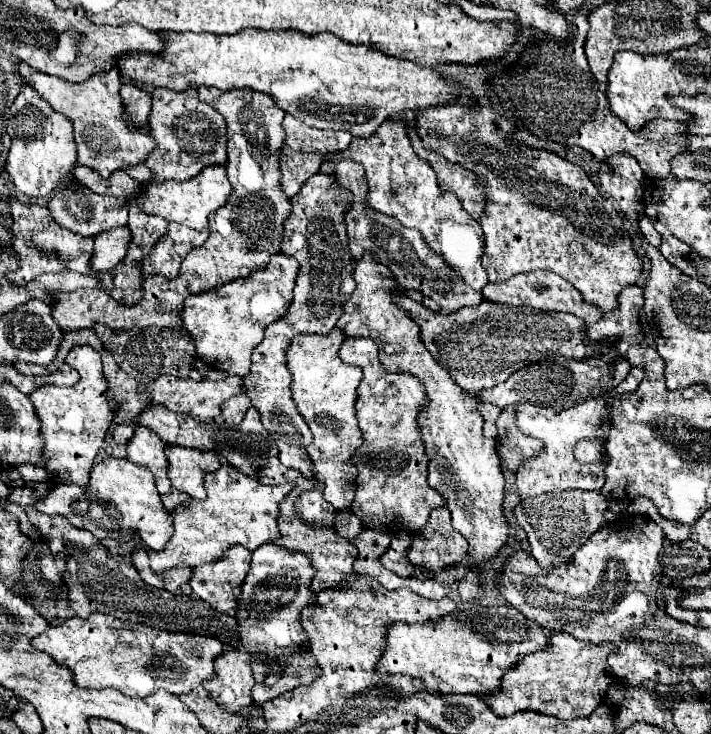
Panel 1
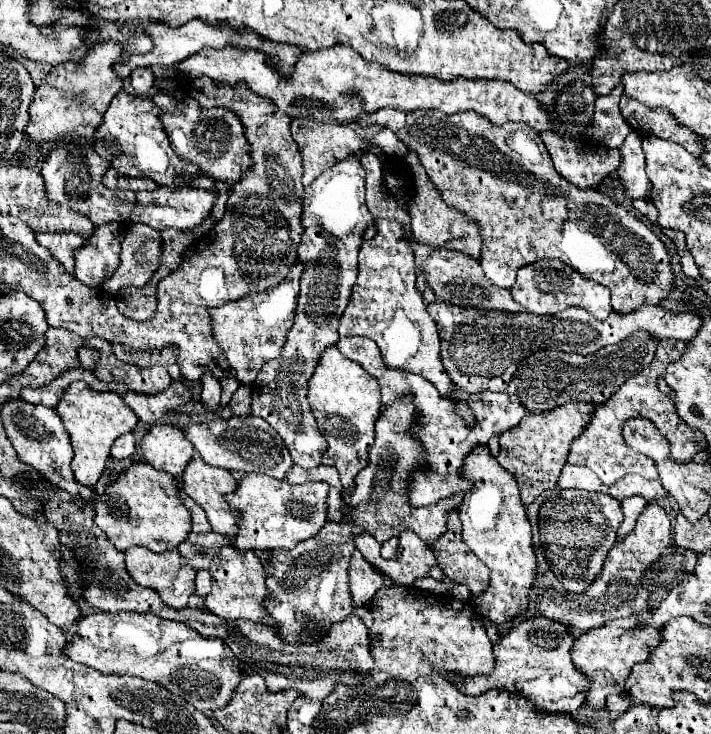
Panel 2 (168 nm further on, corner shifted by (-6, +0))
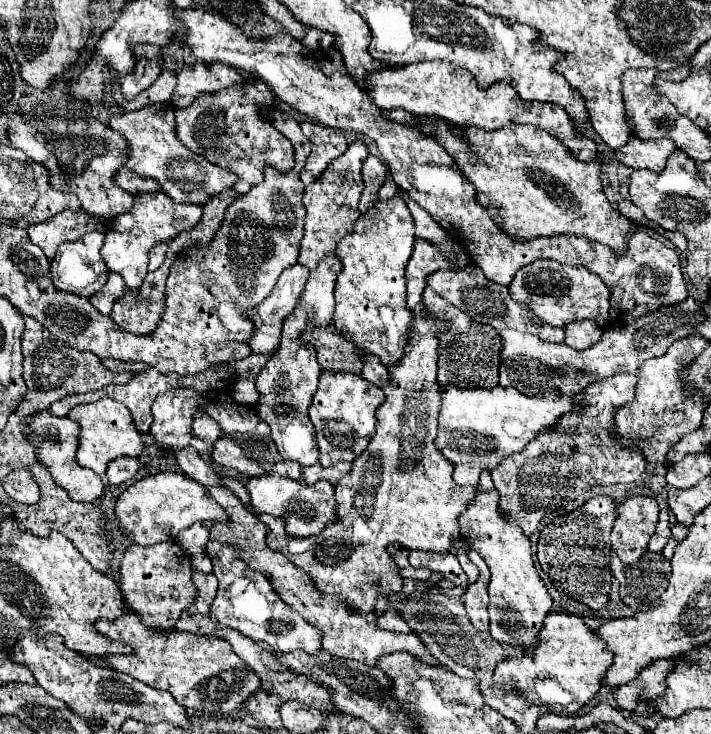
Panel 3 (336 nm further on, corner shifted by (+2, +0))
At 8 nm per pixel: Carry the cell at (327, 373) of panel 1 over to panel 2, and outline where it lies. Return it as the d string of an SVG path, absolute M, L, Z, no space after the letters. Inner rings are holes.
M330 345L320 355L314 375L308 383L308 403L316 415L320 433L328 441L328 449L322 455L322 465L338 469L342 483L342 497L348 497L354 489L354 477L364 465L368 465L368 451L374 445L374 423L380 415L380 385L368 375L356 361L346 359L336 345Z

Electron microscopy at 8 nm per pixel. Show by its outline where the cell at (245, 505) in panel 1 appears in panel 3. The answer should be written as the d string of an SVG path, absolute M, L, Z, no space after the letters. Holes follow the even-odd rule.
M264 475L264 477L250 479L246 483L246 489L250 491L252 507L258 513L270 513L274 517L284 517L286 531L288 535L294 535L294 537L318 535L328 523L334 523L338 519L334 487L324 479L316 481L314 485L306 485L304 481L294 481L282 475Z

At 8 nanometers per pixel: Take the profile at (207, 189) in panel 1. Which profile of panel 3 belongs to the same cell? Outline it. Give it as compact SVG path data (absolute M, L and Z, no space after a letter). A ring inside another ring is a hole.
M162 191L158 193L138 193L134 197L134 207L114 219L114 227L106 233L106 241L100 249L100 255L108 267L108 271L120 273L124 283L130 289L136 289L142 285L146 273L148 273L148 251L154 247L154 243L170 241L180 231L190 231L196 227L196 223L202 217L200 205L184 205L184 203L172 203L170 197Z

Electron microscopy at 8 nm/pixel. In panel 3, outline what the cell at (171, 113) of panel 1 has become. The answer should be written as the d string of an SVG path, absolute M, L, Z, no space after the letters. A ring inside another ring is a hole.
M248 79L244 87L228 87L218 93L202 93L184 109L176 109L176 133L180 141L194 153L208 157L214 165L236 173L240 179L258 185L264 177L264 167L270 165L282 173L294 167L294 149L292 143L272 125L268 115L260 113L262 109L278 109L276 95L264 81Z

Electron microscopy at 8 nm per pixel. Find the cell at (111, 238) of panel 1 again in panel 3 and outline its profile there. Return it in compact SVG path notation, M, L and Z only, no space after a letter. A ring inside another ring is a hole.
M86 233L78 241L62 243L56 251L56 257L50 261L48 277L54 283L54 287L74 293L74 295L80 295L80 297L90 297L96 291L100 291L108 277L108 267L104 265L102 257L100 257L102 243L104 243L104 233Z

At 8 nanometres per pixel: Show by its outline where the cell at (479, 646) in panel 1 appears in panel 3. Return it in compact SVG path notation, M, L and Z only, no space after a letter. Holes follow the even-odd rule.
M554 609L546 617L544 629L538 635L536 651L522 657L504 659L500 667L496 667L494 677L496 683L524 691L530 705L544 705L552 713L574 715L596 697L612 659L614 655L606 649L606 643L584 619L576 613Z

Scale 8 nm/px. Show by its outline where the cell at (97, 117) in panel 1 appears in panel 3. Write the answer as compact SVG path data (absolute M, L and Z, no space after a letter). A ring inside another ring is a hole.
M154 103L138 111L120 113L110 119L110 127L122 133L130 141L126 165L136 169L142 177L152 177L162 185L162 191L172 197L176 203L196 203L206 205L214 195L224 189L232 189L238 181L234 173L210 163L206 157L200 157L184 147L176 137L174 105L172 103Z

